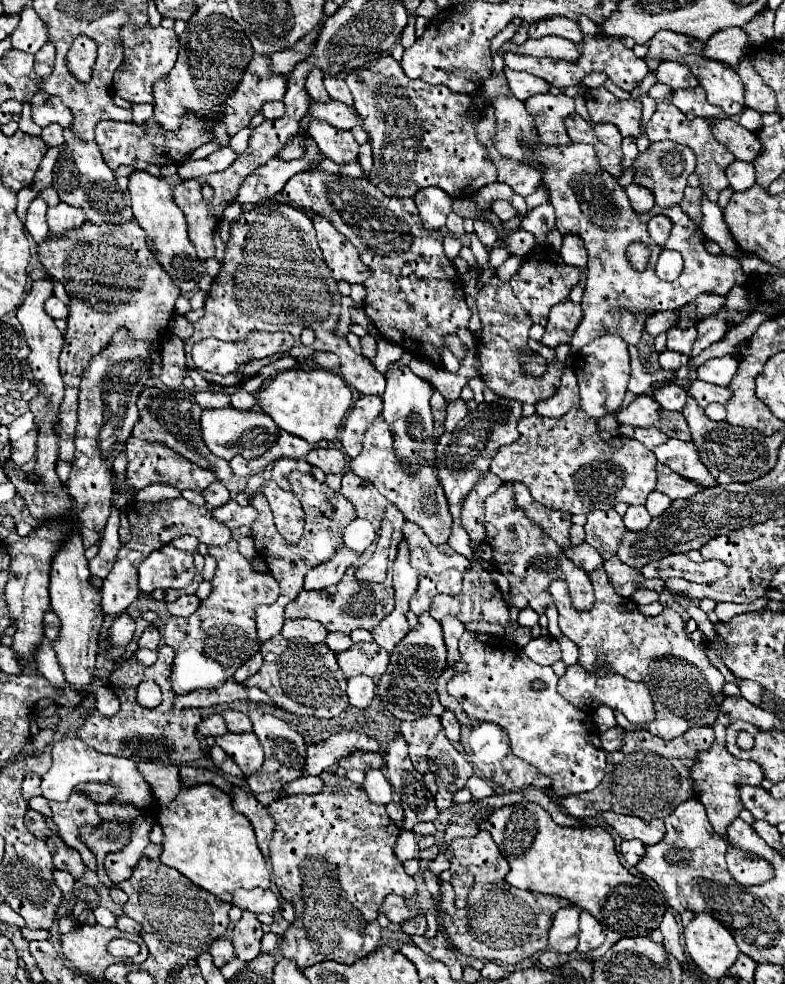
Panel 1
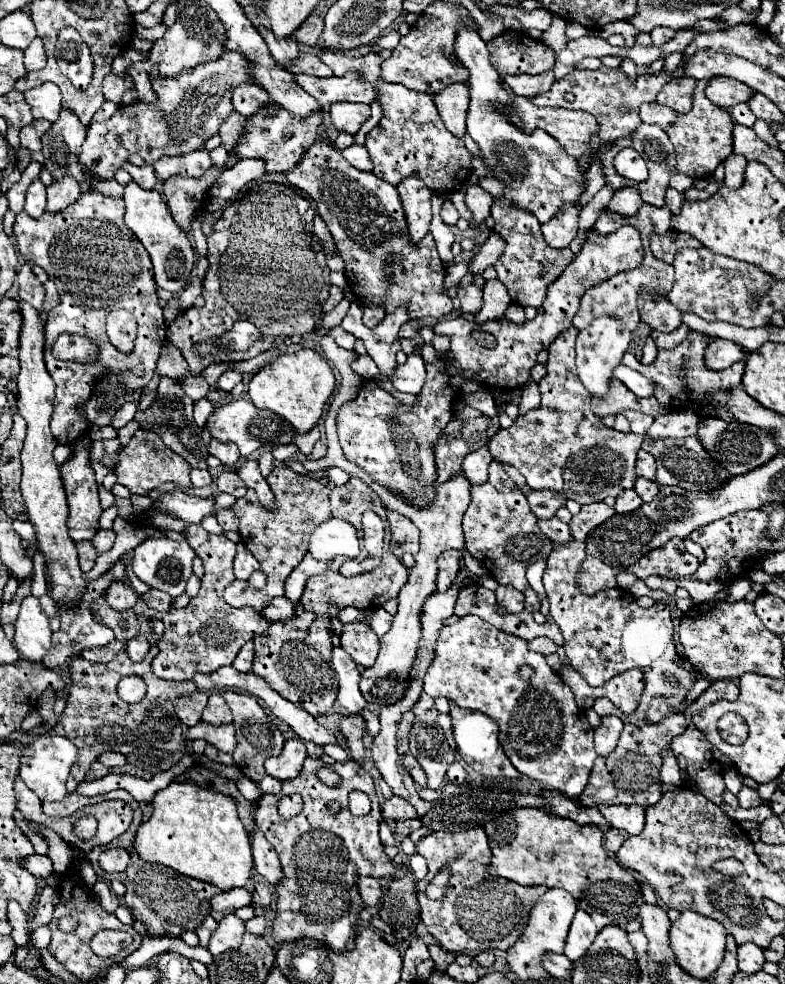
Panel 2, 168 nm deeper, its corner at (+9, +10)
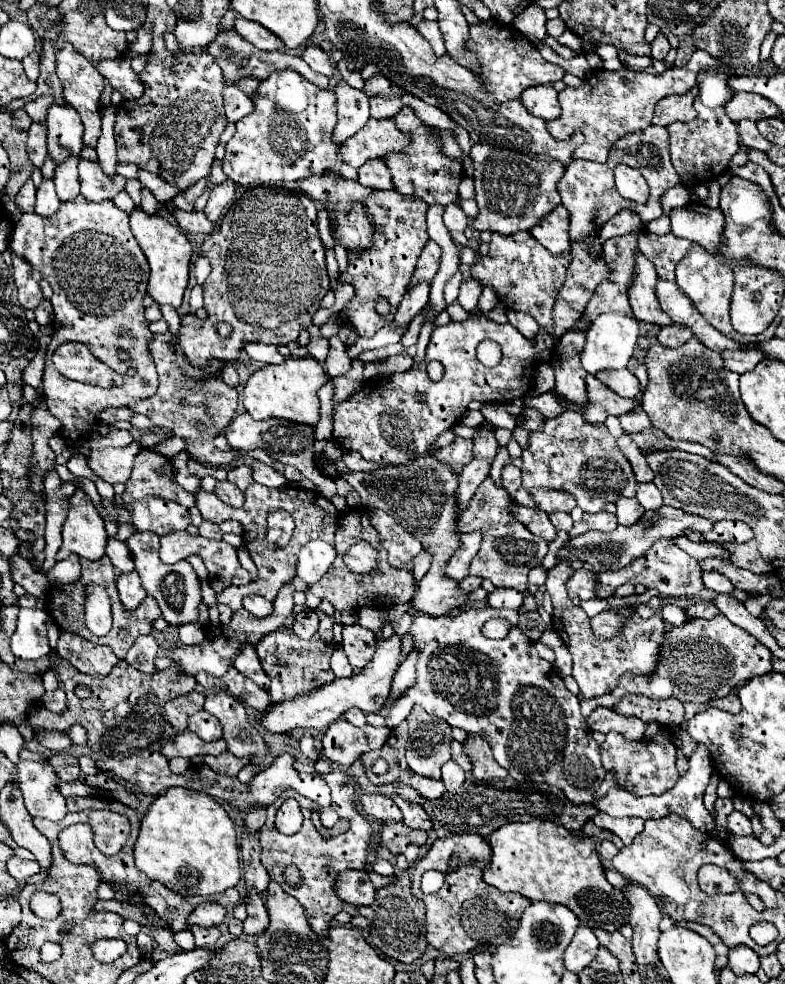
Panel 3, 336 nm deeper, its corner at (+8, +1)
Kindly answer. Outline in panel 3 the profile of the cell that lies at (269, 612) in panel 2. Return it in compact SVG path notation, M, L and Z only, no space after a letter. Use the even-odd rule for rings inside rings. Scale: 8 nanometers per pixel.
M245 596L243 598L243 608L249 610L253 616L257 618L263 618L263 616L269 616L271 610L273 610L273 602L261 598L261 596Z

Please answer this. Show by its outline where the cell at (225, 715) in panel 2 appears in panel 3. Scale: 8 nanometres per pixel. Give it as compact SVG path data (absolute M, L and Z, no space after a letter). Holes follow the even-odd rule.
M205 710L193 714L193 718L189 718L189 730L195 732L201 740L205 742L213 742L221 738L221 724L217 724L217 718L209 716Z

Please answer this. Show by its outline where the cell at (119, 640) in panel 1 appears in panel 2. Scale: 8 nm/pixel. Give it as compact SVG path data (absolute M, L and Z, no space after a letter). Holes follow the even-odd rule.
M114 583L110 589L108 589L108 595L106 595L106 601L112 609L116 611L126 611L126 609L132 609L134 603L136 603L136 593L124 585L124 583Z

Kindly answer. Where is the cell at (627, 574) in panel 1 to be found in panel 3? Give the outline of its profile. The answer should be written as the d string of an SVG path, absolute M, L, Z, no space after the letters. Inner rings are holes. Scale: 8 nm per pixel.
M585 568L577 570L567 582L567 592L569 592L571 602L579 606L581 600L595 598L595 586L597 586L597 580L591 570L585 570Z

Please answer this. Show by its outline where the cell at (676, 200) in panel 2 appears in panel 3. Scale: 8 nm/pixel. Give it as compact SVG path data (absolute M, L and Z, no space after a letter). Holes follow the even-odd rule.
M661 216L661 218L657 218L657 220L649 222L649 224L645 224L645 232L657 234L657 236L667 234L669 230L671 230L671 226L669 226L669 218L667 218L667 216Z

